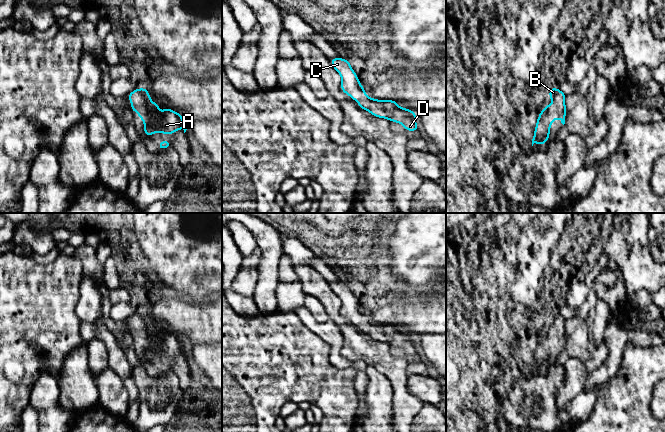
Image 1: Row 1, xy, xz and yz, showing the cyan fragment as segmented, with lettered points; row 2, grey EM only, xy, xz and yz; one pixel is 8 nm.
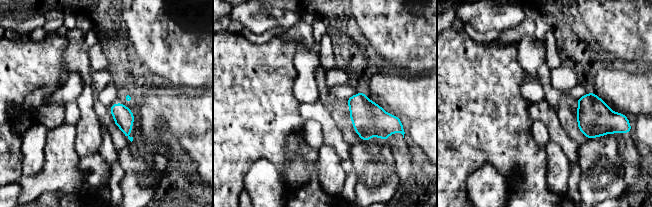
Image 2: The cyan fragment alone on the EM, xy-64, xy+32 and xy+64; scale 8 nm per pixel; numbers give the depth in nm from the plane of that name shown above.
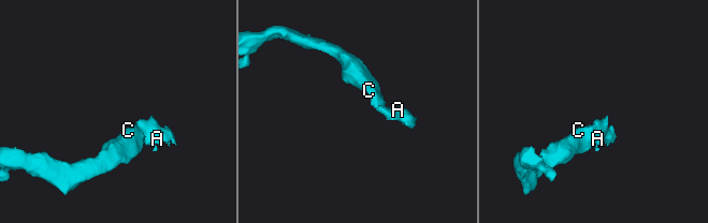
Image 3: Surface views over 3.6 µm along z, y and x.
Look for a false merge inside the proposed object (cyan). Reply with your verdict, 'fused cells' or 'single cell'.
single cell

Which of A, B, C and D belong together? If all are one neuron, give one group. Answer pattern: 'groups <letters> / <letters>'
groups A B C D

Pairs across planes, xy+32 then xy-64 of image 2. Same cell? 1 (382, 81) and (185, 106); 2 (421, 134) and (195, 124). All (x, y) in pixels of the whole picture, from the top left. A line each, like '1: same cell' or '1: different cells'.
1: same cell
2: different cells

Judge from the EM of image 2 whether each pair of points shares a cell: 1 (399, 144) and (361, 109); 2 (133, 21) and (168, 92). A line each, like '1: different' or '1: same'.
1: same
2: different

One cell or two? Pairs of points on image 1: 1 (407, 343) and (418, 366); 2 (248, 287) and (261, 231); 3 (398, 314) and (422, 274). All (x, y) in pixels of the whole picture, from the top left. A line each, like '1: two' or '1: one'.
1: one
2: two
3: two

